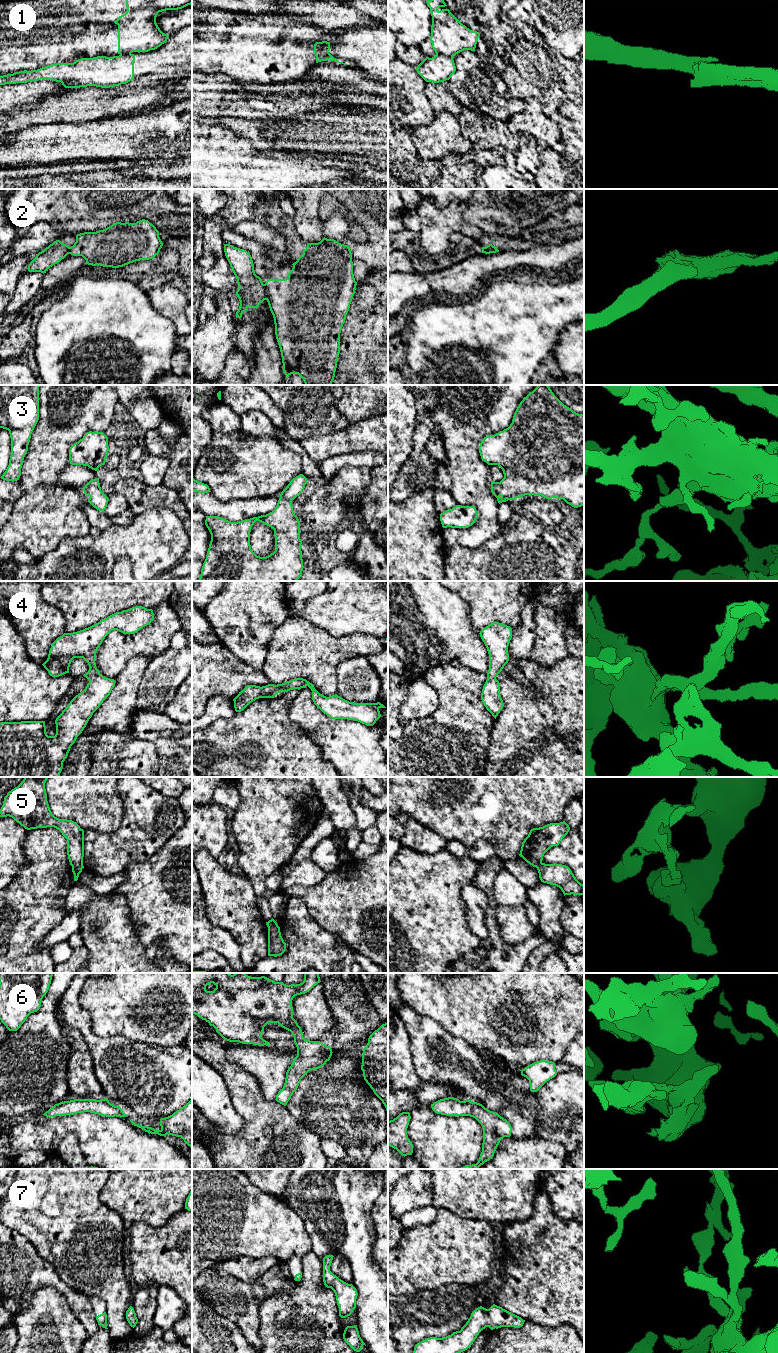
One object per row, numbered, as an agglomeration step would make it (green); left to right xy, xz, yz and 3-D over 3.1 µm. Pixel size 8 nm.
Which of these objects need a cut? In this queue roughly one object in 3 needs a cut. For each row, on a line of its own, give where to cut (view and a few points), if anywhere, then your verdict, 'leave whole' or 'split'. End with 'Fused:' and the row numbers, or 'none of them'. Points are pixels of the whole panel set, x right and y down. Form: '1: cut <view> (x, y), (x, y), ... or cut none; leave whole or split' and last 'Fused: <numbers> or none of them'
1: cut yz (436, 53), (444, 53), (452, 57); split
2: cut xz (263, 284), (267, 299); split
3: cut none; leave whole
4: cut none; leave whole
5: cut none; leave whole
6: cut none; leave whole
7: cut none; leave whole
Fused: 1, 2

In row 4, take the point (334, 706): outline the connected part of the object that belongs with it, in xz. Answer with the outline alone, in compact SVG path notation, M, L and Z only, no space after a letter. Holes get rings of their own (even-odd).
M296 678L282 684L268 684L266 686L247 685L233 699L236 712L243 711L250 703L259 698L274 698L280 692L293 689L300 690L308 686L312 691L314 704L331 719L347 719L358 721L367 726L373 726L381 717L380 708L386 708L380 702L354 703L349 702L337 694L326 697L320 694L312 683L303 678Z

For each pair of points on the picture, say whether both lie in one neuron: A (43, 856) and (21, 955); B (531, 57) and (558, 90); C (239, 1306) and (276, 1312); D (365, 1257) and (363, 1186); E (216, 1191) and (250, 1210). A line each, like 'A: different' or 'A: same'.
A: same
B: same
C: different
D: same
E: same

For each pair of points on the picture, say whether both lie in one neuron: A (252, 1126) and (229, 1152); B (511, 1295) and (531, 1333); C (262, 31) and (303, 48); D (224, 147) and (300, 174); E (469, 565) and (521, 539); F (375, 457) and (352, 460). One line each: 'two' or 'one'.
A: one
B: two
C: one
D: one
E: one
F: one

